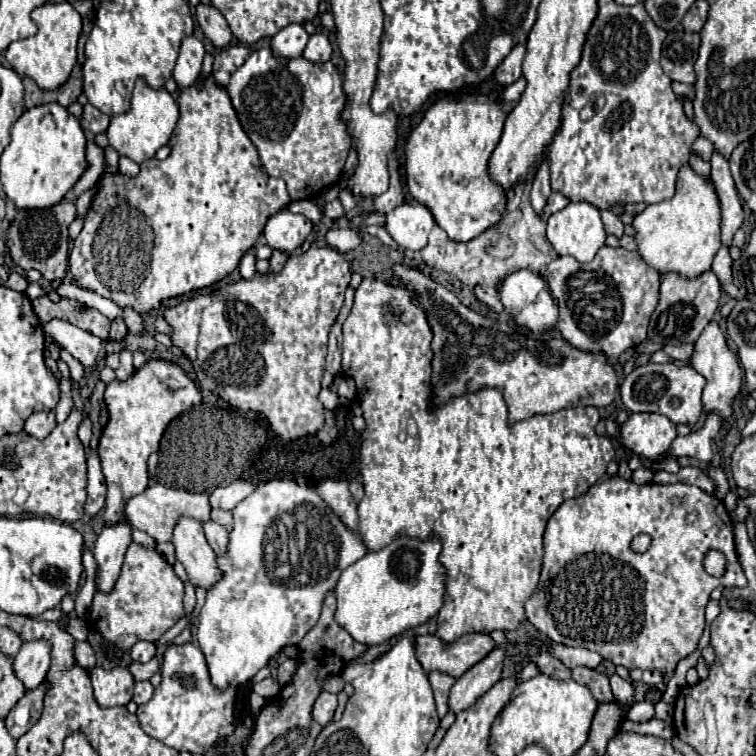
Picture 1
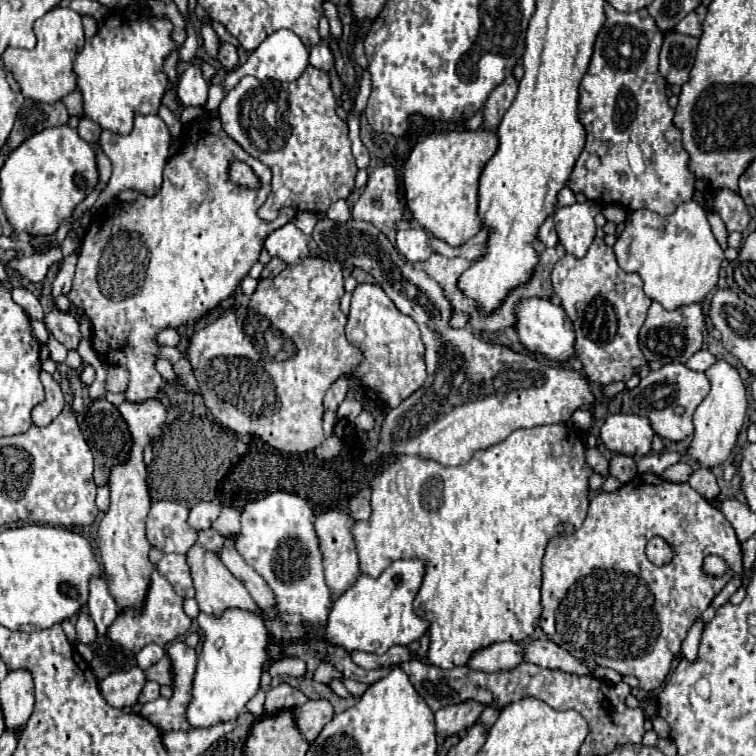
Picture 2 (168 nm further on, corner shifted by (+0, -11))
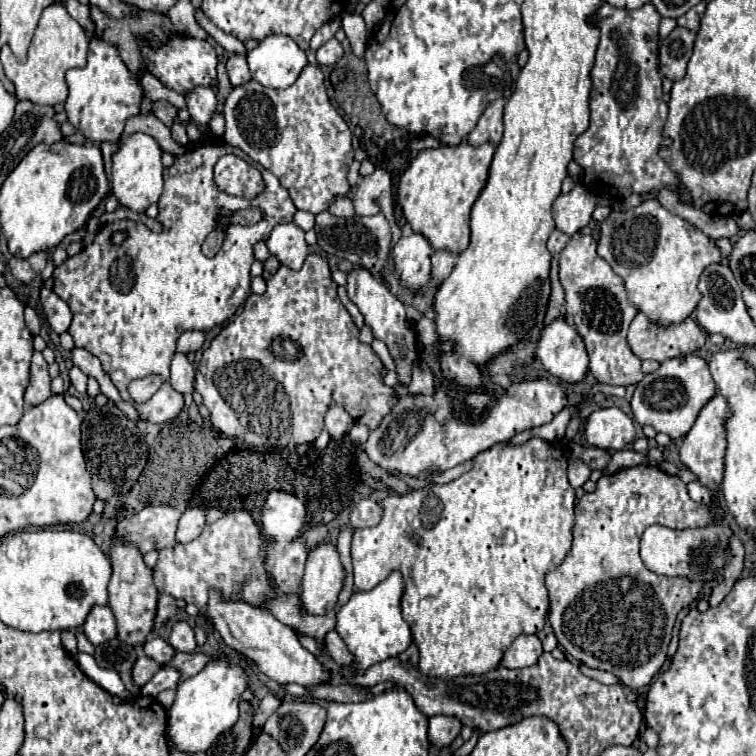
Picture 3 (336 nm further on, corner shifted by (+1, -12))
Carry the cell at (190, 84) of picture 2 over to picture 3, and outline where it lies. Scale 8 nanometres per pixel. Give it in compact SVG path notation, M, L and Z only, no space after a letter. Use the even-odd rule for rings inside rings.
M197 88L187 96L187 108L193 122L207 126L215 114L215 92L211 88Z

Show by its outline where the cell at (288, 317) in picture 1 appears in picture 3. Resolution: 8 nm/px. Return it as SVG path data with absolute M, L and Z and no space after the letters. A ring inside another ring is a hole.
M309 254L299 272L279 266L267 280L267 292L261 296L251 294L235 320L211 340L197 366L195 390L203 396L215 430L229 438L245 440L255 448L265 444L281 448L315 442L331 404L341 404L355 422L365 424L369 430L377 428L399 400L395 388L383 384L381 372L383 362L369 344L359 340L359 328L337 296L337 284L331 280L327 260L319 254Z

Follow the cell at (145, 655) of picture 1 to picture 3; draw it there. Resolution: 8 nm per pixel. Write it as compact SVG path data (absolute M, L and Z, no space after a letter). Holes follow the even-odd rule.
M151 636L147 642L145 642L145 654L147 656L151 656L153 660L157 660L159 664L167 664L167 662L171 662L171 658L175 656L175 648L167 642L167 640L163 640L163 638L159 638L159 636Z

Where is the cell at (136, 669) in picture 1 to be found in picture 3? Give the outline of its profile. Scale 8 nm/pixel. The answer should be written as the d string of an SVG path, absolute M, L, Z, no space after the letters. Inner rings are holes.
M177 652L177 654L175 654L175 660L171 662L171 666L179 668L181 674L183 674L183 680L185 680L185 678L195 676L197 672L201 672L211 660L213 660L211 654L201 654L201 652L187 654L187 652Z

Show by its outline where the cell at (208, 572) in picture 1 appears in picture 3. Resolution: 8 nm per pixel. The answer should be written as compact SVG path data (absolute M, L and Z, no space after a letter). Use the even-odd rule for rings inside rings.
M211 592L209 616L213 618L213 626L221 634L225 644L233 648L235 652L247 656L253 664L259 666L259 672L263 672L271 680L279 684L297 682L307 688L313 688L331 680L331 672L319 662L315 654L311 654L309 650L301 646L295 630L279 622L269 610L255 608L251 604L243 604L235 600L223 602L219 592Z

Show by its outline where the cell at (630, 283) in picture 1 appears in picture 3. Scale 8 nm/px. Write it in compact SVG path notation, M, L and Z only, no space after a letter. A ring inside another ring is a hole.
M575 234L571 244L561 252L559 258L559 278L565 288L567 300L567 316L573 320L575 330L585 340L589 352L589 370L601 384L611 386L631 386L643 380L641 360L627 348L627 328L637 314L627 300L625 284L621 276L617 276L611 266L597 256L595 252L597 240L593 236Z

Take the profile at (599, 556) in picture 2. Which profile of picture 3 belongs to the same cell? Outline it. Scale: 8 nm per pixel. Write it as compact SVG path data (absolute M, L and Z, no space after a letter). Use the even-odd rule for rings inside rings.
M641 464L623 468L615 474L601 476L593 492L585 492L575 504L573 544L561 566L547 574L547 590L551 600L549 622L559 640L559 646L575 660L613 672L621 684L631 690L641 690L651 684L651 678L661 670L667 658L667 646L677 614L691 604L701 592L703 584L695 584L683 578L657 576L645 568L639 556L639 540L647 526L661 524L669 528L693 528L711 522L711 510L689 498L685 482L679 476L671 476L657 466Z

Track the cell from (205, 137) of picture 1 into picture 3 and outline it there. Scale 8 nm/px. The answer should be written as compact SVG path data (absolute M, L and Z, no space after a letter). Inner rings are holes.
M199 144L185 150L183 156L177 156L175 164L165 170L165 190L159 198L157 218L167 230L153 232L145 224L133 220L105 224L97 232L93 244L55 268L53 290L73 310L69 334L73 336L75 346L89 350L101 360L103 372L109 374L115 388L121 392L121 398L135 406L141 420L165 424L181 414L183 394L169 384L169 366L177 338L188 330L211 330L231 318L237 308L245 304L251 294L249 268L255 260L253 244L267 240L275 224L291 222L295 210L295 204L279 180L239 148L229 144ZM223 154L235 154L255 166L265 180L263 194L249 200L227 196L217 190L213 186L213 168ZM217 206L223 212L257 206L263 210L263 220L259 226L229 226L221 250L213 258L207 258L201 252L201 244L213 230ZM117 226L129 234L121 246L109 242ZM149 374L163 376L163 386L151 396L151 400L137 404L129 396L127 386L131 380Z

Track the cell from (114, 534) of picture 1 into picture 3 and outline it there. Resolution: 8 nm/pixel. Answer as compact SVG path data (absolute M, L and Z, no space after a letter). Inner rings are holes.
M95 606L91 614L87 616L87 622L83 626L85 636L93 646L99 646L111 638L117 636L117 626L115 626L115 616L109 606Z

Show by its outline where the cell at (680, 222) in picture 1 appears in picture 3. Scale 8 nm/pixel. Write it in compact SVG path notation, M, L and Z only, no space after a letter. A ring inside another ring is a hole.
M655 198L627 212L611 212L599 228L597 254L625 280L629 302L637 310L661 326L681 324L691 316L699 302L697 282L703 268L721 260L709 236L699 232L691 222L665 210Z

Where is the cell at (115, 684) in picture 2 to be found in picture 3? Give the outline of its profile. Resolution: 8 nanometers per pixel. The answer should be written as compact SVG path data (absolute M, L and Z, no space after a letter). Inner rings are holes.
M141 656L141 658L135 662L135 666L133 666L133 680L135 680L135 684L137 684L137 686L145 686L145 684L157 674L159 668L161 668L159 662L155 662L155 660L149 658L149 656Z

